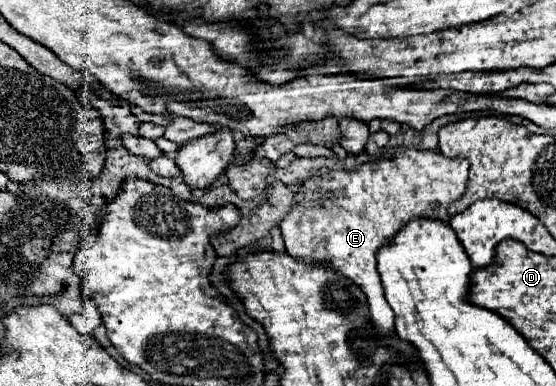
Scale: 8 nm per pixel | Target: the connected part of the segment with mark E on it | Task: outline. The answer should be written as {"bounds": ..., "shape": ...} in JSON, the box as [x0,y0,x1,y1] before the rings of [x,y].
{"bounds":[279,148,467,358],"shape":[[[393,148],[351,172],[319,168],[303,184],[293,186],[293,208],[279,224],[287,254],[293,258],[323,260],[351,278],[367,294],[371,320],[381,336],[385,336],[401,358],[415,358],[411,344],[391,338],[393,310],[383,296],[375,256],[379,246],[391,240],[415,216],[449,222],[447,208],[465,192],[467,174],[467,158],[447,158],[439,150],[417,148]]]}

